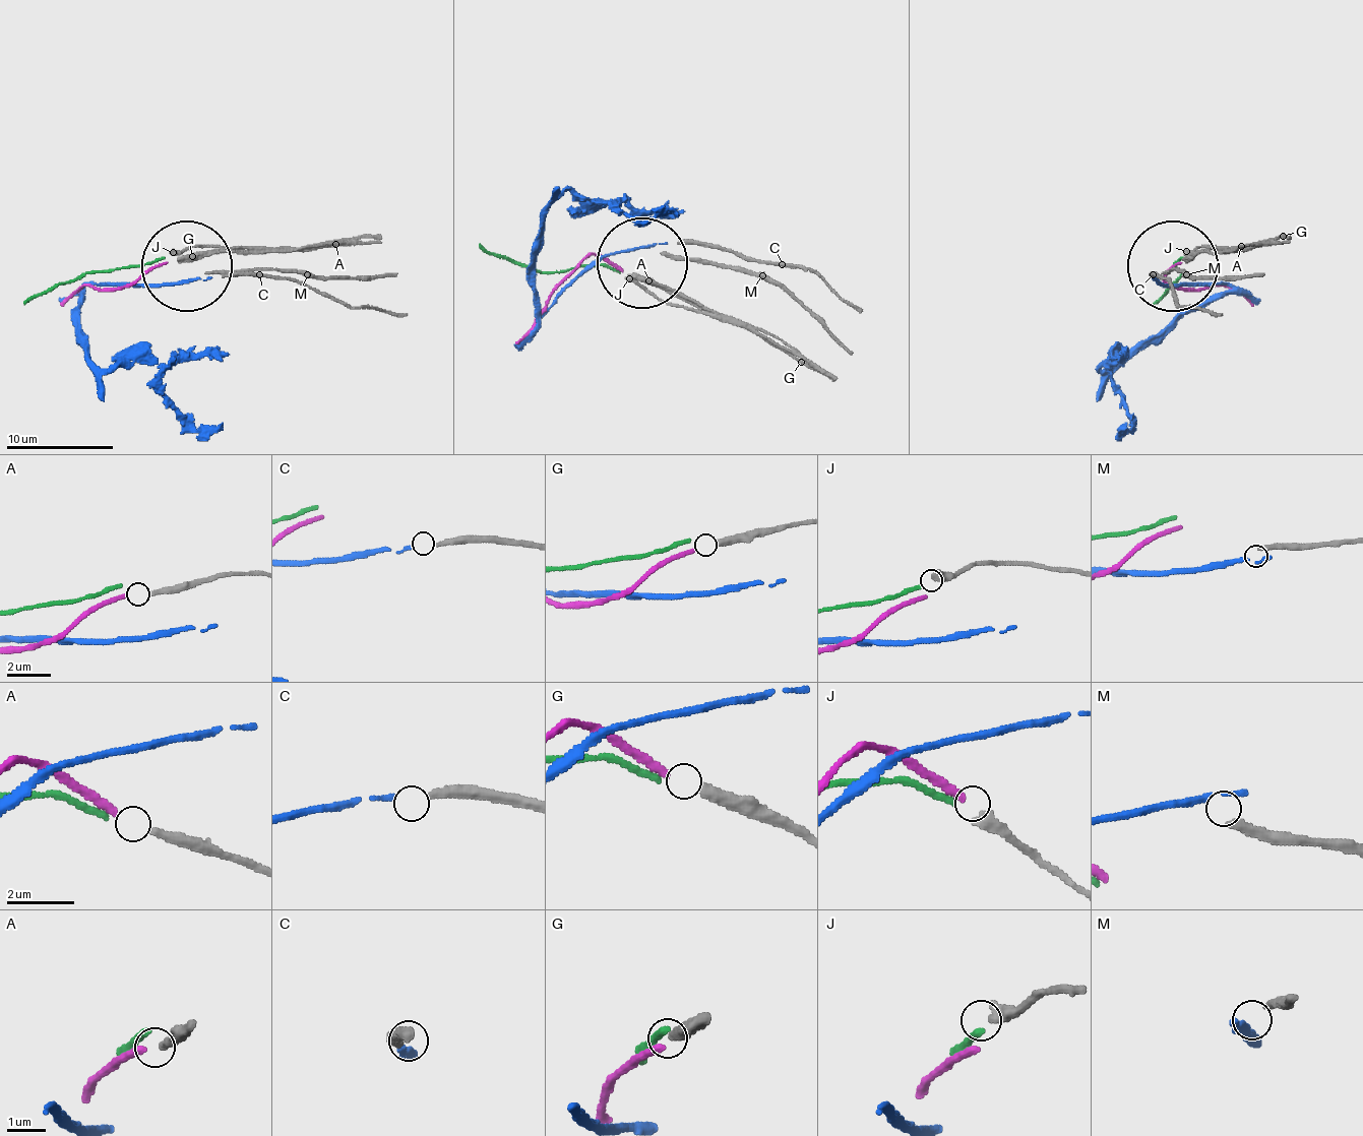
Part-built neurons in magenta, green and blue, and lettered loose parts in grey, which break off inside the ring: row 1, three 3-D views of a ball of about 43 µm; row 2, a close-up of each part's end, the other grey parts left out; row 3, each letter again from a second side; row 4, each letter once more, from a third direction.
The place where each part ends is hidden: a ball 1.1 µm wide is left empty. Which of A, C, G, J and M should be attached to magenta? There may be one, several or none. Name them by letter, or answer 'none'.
G

